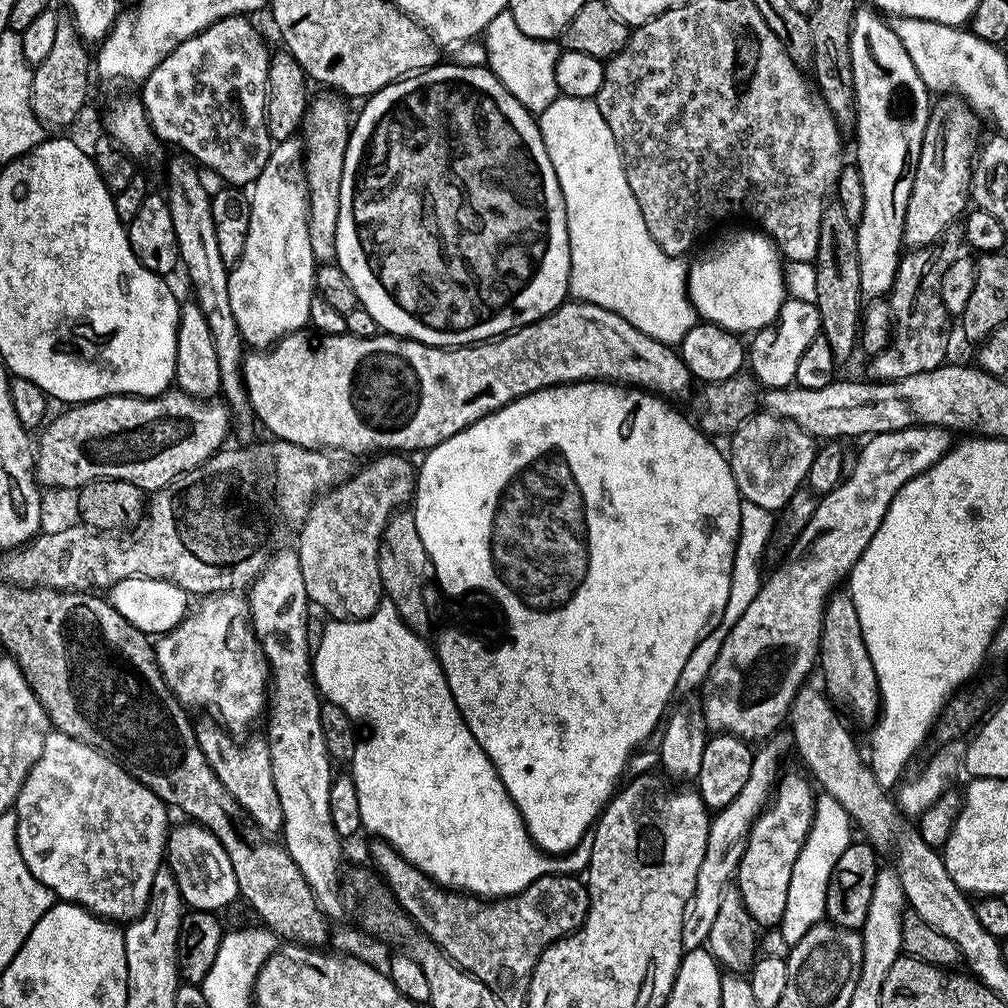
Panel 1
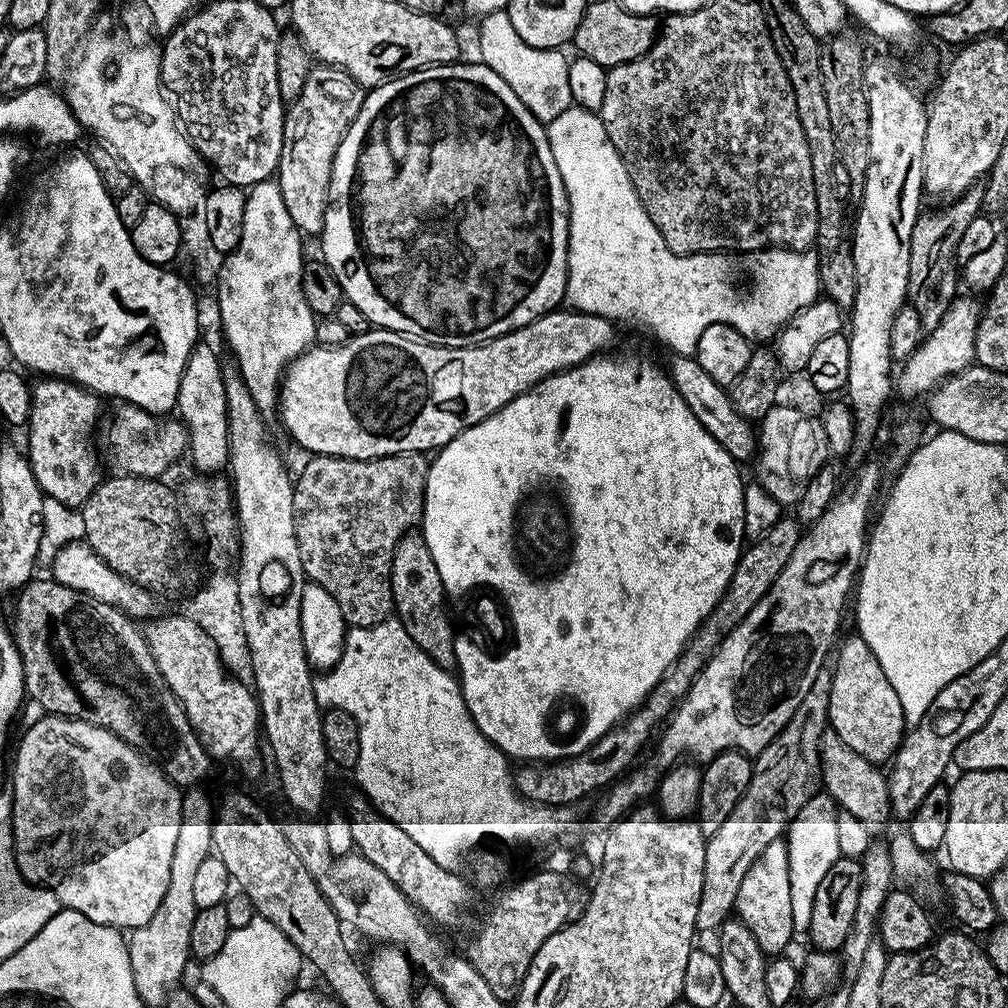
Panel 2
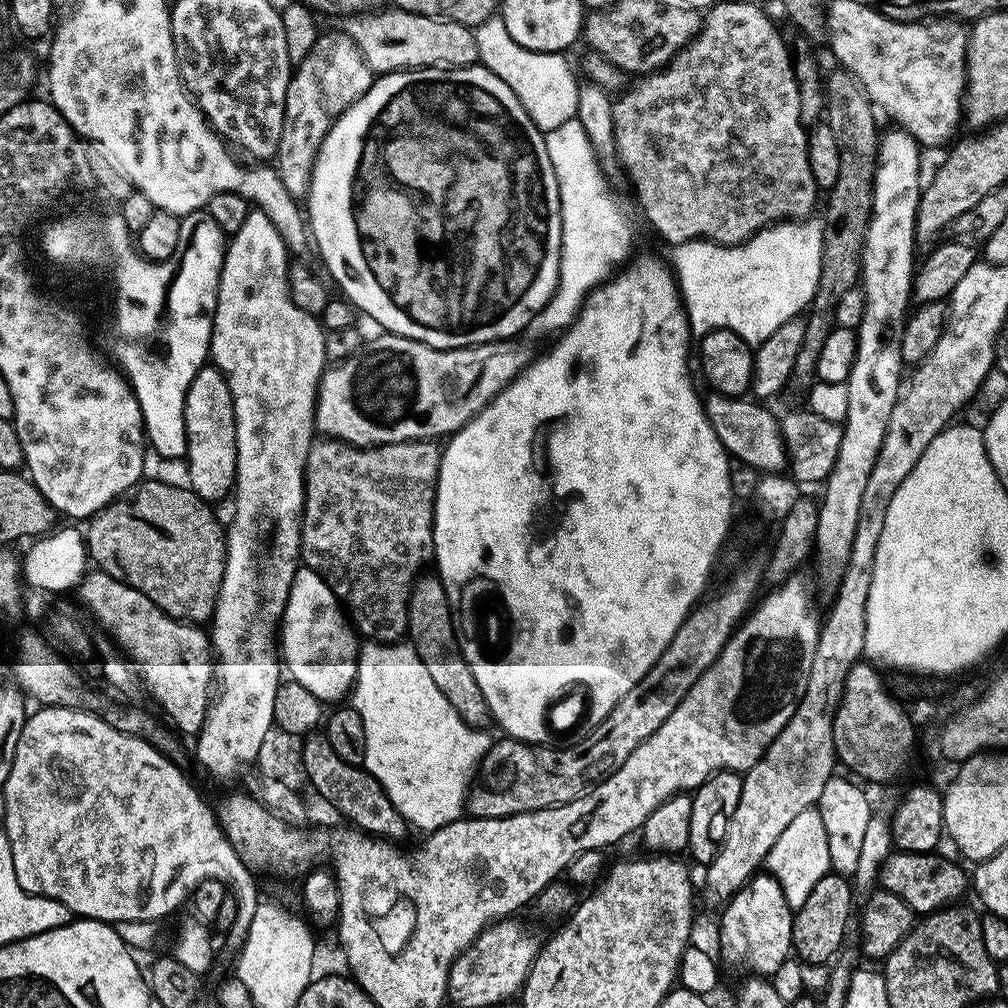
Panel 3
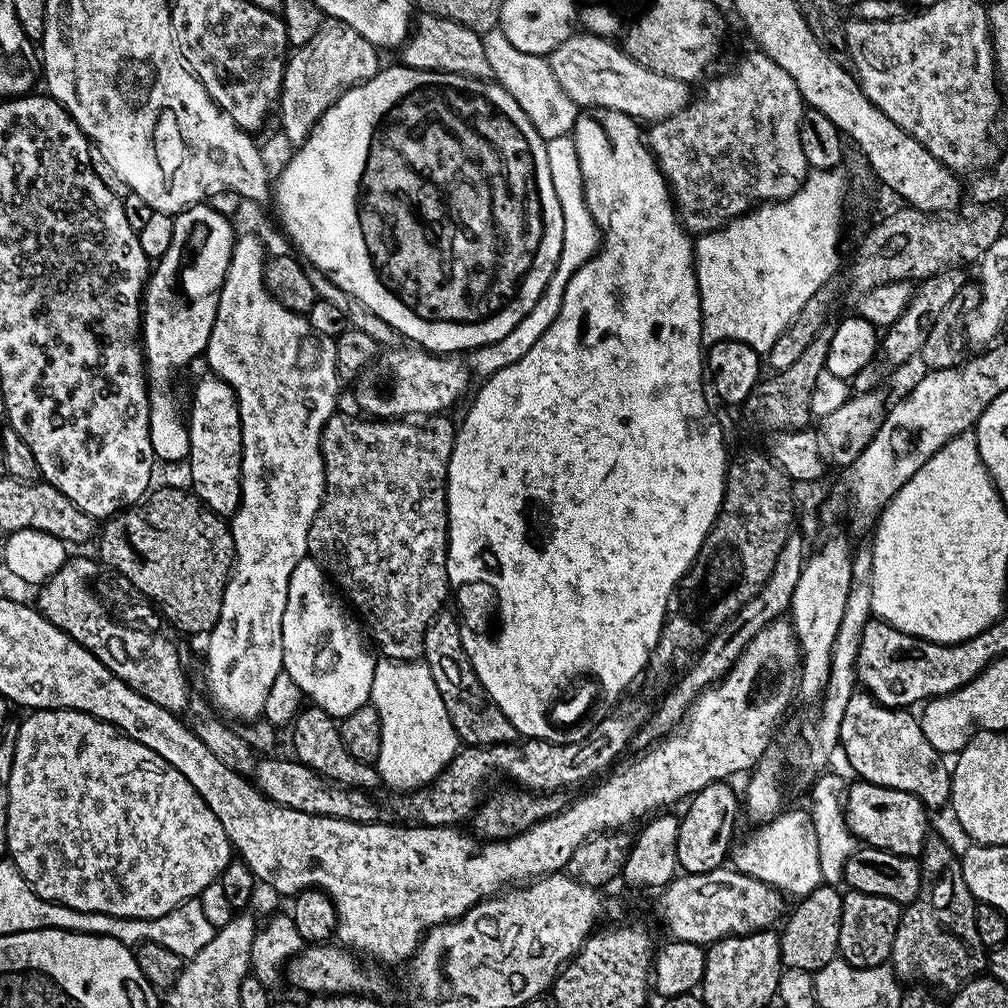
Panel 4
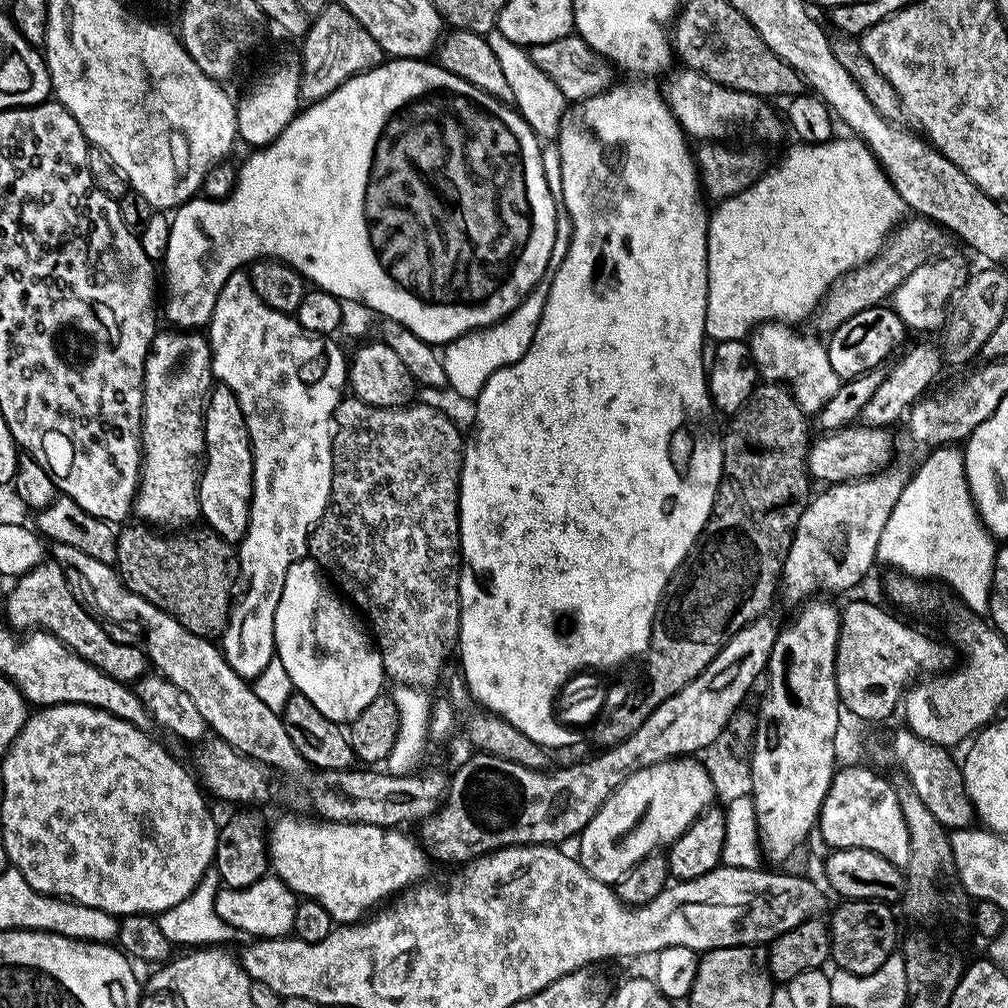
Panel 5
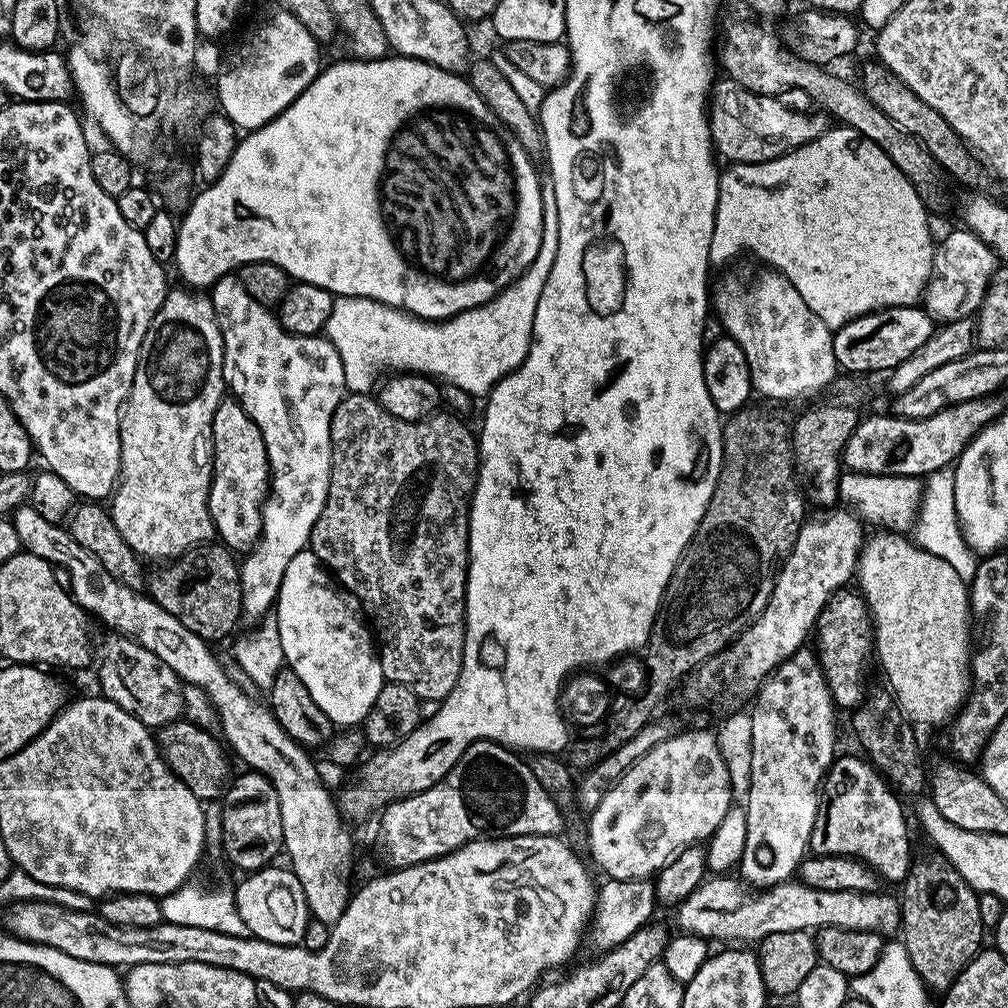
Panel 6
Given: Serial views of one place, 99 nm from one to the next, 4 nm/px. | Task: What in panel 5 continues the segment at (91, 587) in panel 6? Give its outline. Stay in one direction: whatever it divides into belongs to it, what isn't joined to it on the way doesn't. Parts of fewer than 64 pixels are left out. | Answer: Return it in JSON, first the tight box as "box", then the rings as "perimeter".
{"box":[50,543,306,774],"perimeter":[[[53,543],[50,556],[64,565],[65,569],[73,573],[76,571],[92,587],[92,600],[97,608],[95,611],[105,621],[137,620],[144,627],[142,644],[151,667],[159,675],[190,694],[191,701],[198,706],[199,713],[205,718],[209,729],[213,733],[216,731],[215,735],[219,739],[237,748],[244,756],[262,762],[277,773],[300,774],[305,771],[306,765],[302,754],[298,754],[294,742],[290,742],[290,734],[286,734],[281,713],[270,710],[258,698],[251,683],[232,669],[230,662],[226,662],[223,651],[217,645],[215,648],[212,645],[215,643],[209,637],[186,630],[186,626],[170,618],[166,610],[158,610],[154,602],[146,602],[146,598],[134,594],[125,585],[113,565],[98,562],[98,558],[90,558],[90,554],[82,554],[82,550],[74,550],[74,546],[65,544]]]}

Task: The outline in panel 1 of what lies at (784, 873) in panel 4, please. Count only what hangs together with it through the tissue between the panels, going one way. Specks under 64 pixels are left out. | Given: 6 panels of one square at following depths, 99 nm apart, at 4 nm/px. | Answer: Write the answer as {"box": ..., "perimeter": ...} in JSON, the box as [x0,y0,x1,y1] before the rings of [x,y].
{"box":[778,793,854,948],"perimeter":[[[819,793],[815,802],[815,814],[811,822],[810,834],[803,843],[798,859],[791,871],[790,889],[787,894],[787,908],[778,925],[778,930],[791,948],[802,940],[807,930],[821,923],[825,917],[826,890],[838,859],[853,843],[854,824],[844,806],[832,796]]]}

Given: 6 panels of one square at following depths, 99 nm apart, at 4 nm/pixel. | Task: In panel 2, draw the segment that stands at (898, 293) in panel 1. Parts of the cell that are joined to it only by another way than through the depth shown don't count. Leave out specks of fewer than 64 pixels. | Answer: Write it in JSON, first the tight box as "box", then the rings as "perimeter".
{"box":[907,187,986,330],"perimeter":[[[983,187],[968,188],[956,199],[949,199],[937,212],[921,211],[916,219],[914,234],[910,234],[910,278],[908,279],[907,303],[918,310],[918,318],[925,330],[931,330],[942,322],[946,310],[958,295],[958,261],[955,257],[958,241],[961,240],[966,226],[981,215],[982,201],[986,192]]]}

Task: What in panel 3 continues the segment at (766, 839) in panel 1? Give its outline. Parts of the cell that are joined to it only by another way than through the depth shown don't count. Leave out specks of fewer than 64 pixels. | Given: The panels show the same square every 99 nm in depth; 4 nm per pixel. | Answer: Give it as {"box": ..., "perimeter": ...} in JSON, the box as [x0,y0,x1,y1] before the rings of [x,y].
{"box":[718,874,794,978],"perimeter":[[[757,874],[732,897],[731,900],[727,901],[723,905],[724,913],[720,916],[720,952],[718,951],[718,956],[721,961],[724,960],[728,964],[733,964],[736,968],[745,968],[745,973],[755,974],[765,978],[770,978],[778,970],[778,966],[782,966],[782,962],[786,962],[792,955],[792,918],[794,915],[794,910],[789,906],[786,898],[786,894],[783,893],[783,886],[780,885],[775,877],[771,874]]]}

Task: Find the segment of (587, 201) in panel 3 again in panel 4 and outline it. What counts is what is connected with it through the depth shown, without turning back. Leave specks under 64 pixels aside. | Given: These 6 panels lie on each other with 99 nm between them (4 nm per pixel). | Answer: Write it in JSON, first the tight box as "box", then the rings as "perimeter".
{"box":[471,135,602,378],"perimeter":[[[571,135],[549,140],[547,146],[550,182],[554,182],[554,194],[558,194],[558,206],[562,206],[562,226],[564,227],[562,254],[558,258],[558,266],[554,270],[546,290],[542,290],[538,302],[534,302],[534,310],[530,310],[530,314],[526,314],[526,318],[522,318],[522,322],[518,322],[518,326],[514,326],[514,330],[510,330],[510,334],[506,334],[506,338],[482,346],[471,353],[471,371],[475,375],[477,372],[480,378],[493,376],[498,370],[518,362],[518,358],[522,358],[522,354],[526,354],[526,350],[530,350],[530,346],[534,346],[534,342],[538,342],[538,338],[542,338],[542,334],[546,334],[546,330],[550,330],[550,322],[554,322],[554,318],[562,306],[562,294],[566,290],[570,278],[598,251],[602,243],[600,229],[597,228],[594,218],[586,206],[582,170],[578,166],[578,150]]]}

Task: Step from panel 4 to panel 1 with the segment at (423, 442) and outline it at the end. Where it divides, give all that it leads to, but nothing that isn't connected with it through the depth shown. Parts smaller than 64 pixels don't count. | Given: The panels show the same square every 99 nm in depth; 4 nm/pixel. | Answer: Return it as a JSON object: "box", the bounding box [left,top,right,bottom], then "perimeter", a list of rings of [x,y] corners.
{"box":[298,454,417,620],"perimeter":[[[380,454],[352,477],[329,488],[313,504],[298,533],[298,551],[306,594],[333,620],[364,620],[384,596],[378,574],[380,539],[392,513],[413,499],[417,469],[407,455]]]}

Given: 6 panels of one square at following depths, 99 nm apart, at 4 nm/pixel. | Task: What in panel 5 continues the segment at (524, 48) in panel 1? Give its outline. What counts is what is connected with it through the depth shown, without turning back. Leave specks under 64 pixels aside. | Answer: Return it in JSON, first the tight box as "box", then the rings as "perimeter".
{"box":[487,28,568,142],"perimeter":[[[498,28],[487,33],[487,38],[490,48],[501,63],[502,71],[505,72],[506,84],[511,90],[511,99],[517,111],[541,141],[550,142],[557,139],[561,119],[568,109],[568,101],[562,90],[559,90],[558,86],[555,86],[554,82],[535,66],[531,55],[521,45],[510,42]]]}

